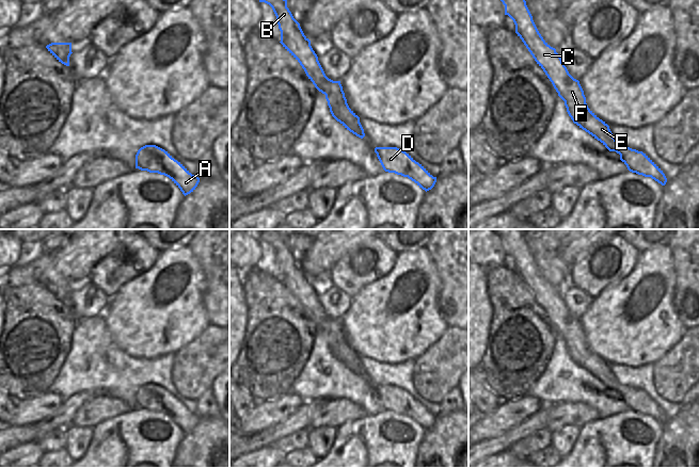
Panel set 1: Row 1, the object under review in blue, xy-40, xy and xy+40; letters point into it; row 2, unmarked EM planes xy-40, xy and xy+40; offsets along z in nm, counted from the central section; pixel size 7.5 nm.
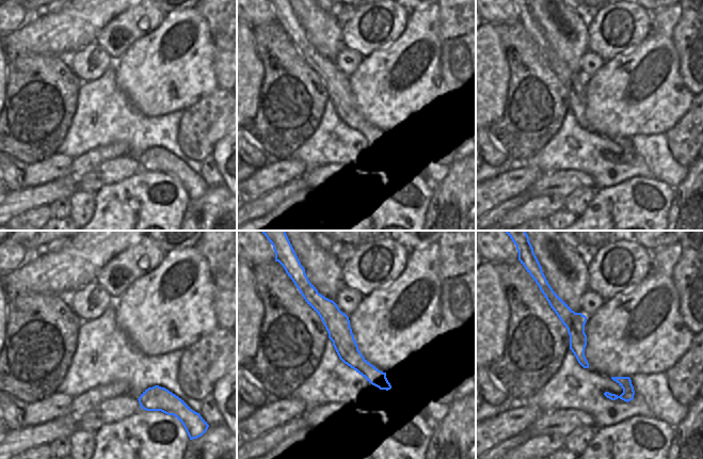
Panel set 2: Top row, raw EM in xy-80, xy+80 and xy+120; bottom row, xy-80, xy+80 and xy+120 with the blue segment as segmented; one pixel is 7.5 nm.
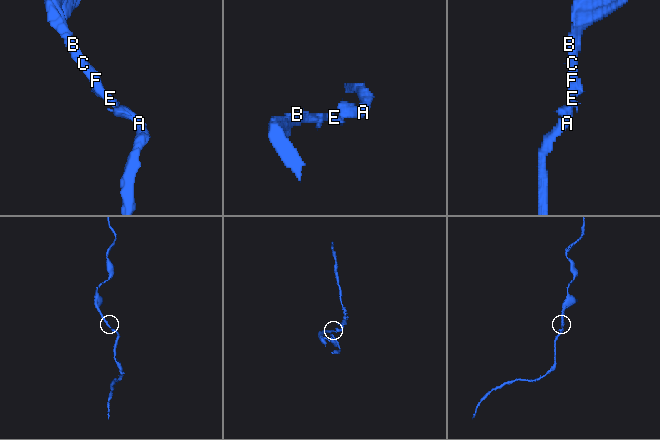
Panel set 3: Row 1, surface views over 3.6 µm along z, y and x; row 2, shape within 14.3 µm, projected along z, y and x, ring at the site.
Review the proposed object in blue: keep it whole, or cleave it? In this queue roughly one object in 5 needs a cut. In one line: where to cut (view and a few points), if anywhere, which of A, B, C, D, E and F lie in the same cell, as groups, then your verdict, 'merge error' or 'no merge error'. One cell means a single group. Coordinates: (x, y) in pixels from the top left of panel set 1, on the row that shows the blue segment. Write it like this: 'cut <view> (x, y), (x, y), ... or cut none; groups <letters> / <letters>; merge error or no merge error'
cut none; groups A B C D E F; no merge error

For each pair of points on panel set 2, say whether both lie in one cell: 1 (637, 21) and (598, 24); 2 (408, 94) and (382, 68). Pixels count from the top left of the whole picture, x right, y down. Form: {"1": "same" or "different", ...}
{"1": "same", "2": "same"}

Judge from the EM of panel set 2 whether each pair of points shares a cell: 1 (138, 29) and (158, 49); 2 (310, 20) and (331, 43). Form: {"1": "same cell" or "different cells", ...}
{"1": "different cells", "2": "same cell"}

